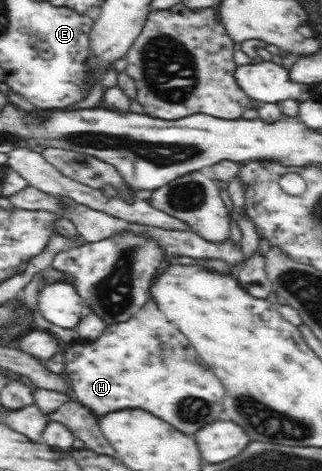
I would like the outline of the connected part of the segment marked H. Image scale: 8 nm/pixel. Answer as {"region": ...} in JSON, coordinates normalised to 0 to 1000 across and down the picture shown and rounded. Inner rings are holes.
{"region":[[[469,631],[398,679],[339,688],[298,722],[224,728],[202,735],[196,745],[205,756],[199,798],[224,815],[227,847],[258,856],[304,885],[348,873],[447,866],[578,921],[615,917],[627,904],[683,892],[696,870],[696,820],[618,760],[596,728],[506,669]]]}

